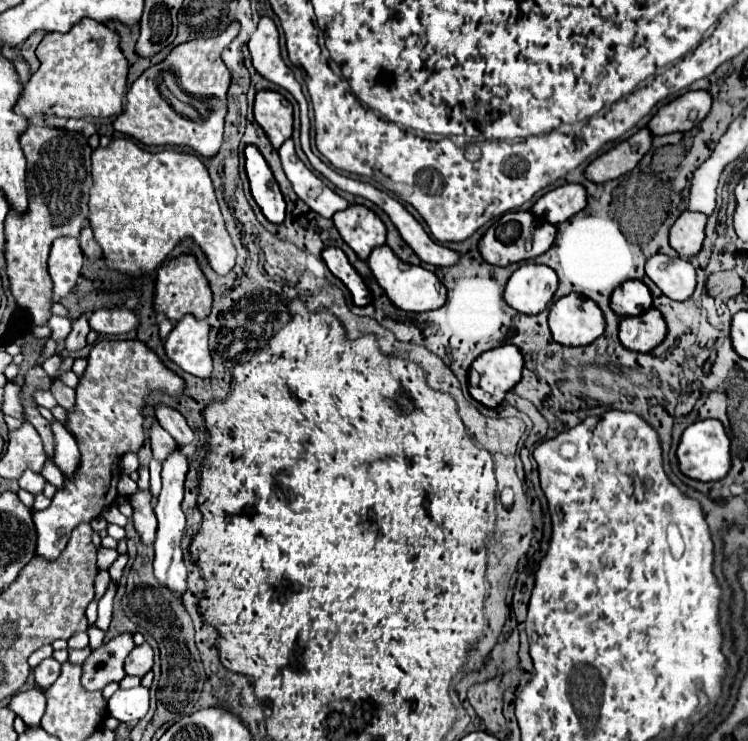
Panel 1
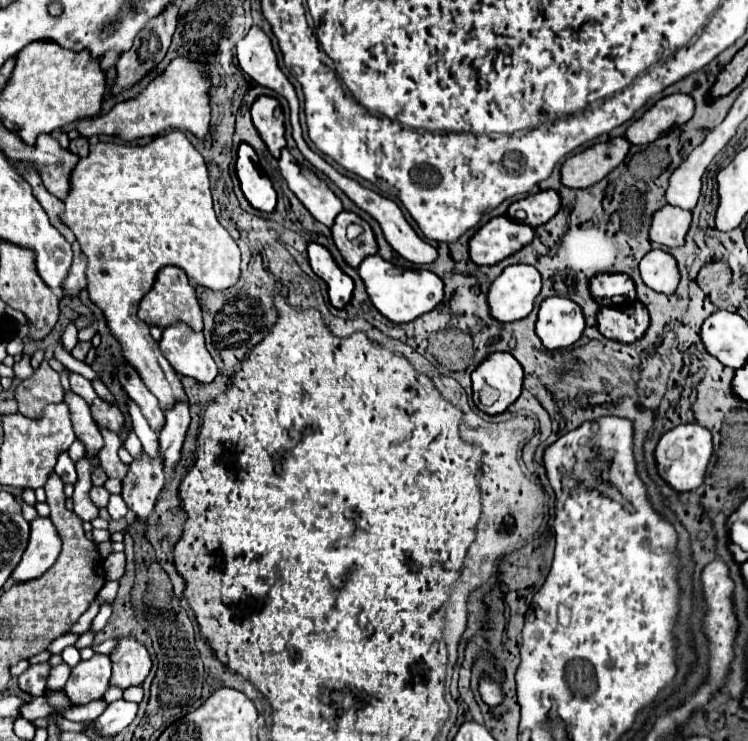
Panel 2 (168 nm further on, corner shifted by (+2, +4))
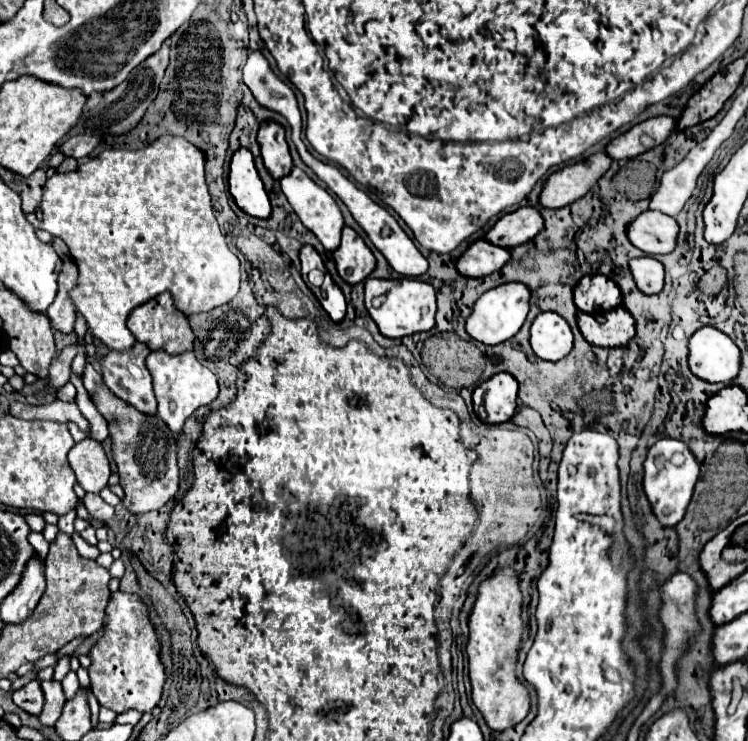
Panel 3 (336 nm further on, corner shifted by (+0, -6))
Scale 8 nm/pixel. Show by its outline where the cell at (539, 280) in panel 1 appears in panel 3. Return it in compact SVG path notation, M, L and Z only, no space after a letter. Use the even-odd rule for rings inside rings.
M504 283L496 289L486 291L472 307L470 317L466 319L466 333L484 345L498 345L508 341L518 333L522 323L526 321L528 315L528 301L530 301L530 291L522 283Z

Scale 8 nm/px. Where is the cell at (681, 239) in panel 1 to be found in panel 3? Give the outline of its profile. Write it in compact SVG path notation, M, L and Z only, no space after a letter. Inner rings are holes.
M644 211L628 227L628 239L646 255L670 253L676 247L678 223L660 211Z

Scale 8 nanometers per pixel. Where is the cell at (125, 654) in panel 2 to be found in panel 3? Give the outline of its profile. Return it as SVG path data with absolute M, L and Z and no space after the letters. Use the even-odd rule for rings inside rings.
M116 591L106 605L106 623L102 637L90 649L92 665L88 667L92 693L102 707L112 709L116 715L136 709L140 713L152 711L166 681L166 669L160 661L160 639L150 621L148 607L134 593Z

